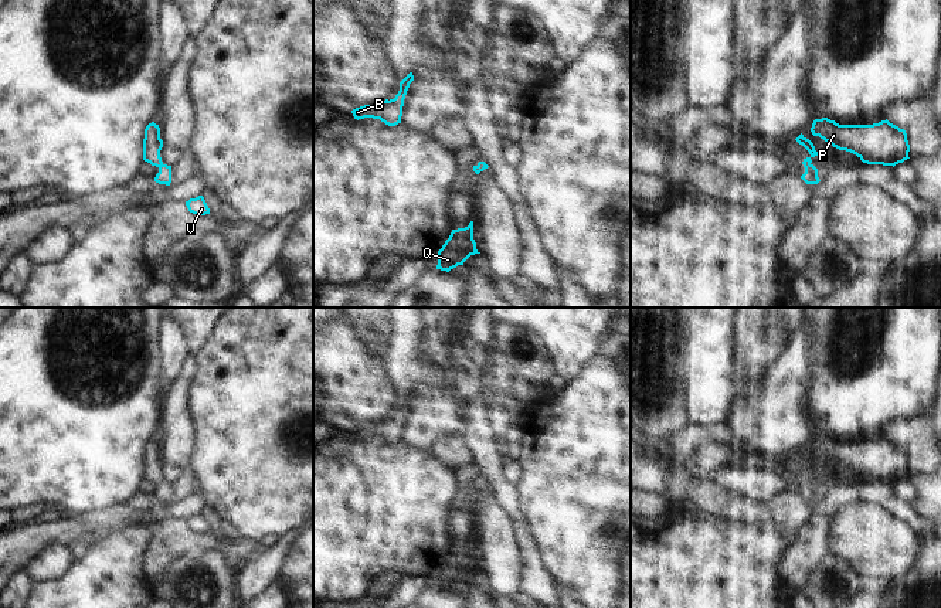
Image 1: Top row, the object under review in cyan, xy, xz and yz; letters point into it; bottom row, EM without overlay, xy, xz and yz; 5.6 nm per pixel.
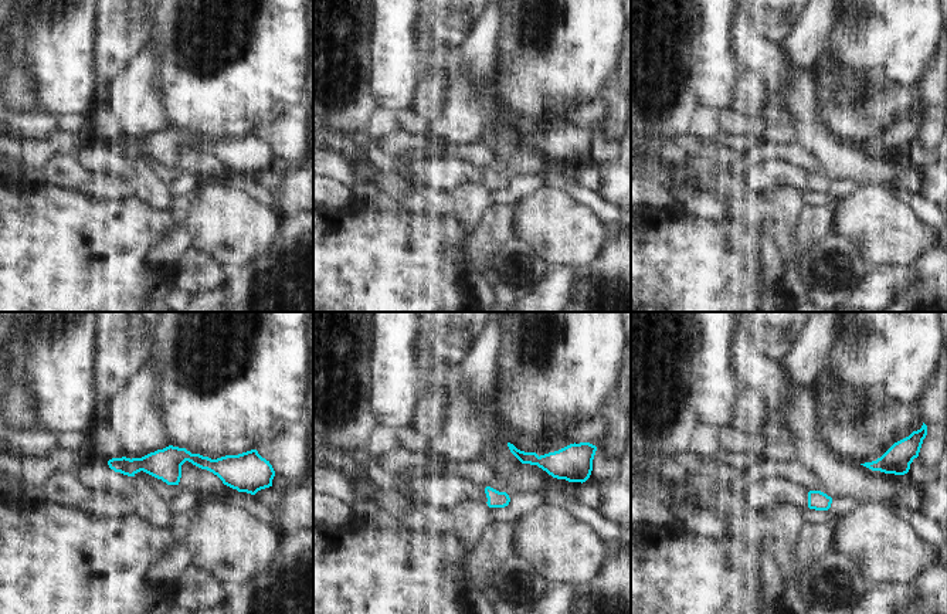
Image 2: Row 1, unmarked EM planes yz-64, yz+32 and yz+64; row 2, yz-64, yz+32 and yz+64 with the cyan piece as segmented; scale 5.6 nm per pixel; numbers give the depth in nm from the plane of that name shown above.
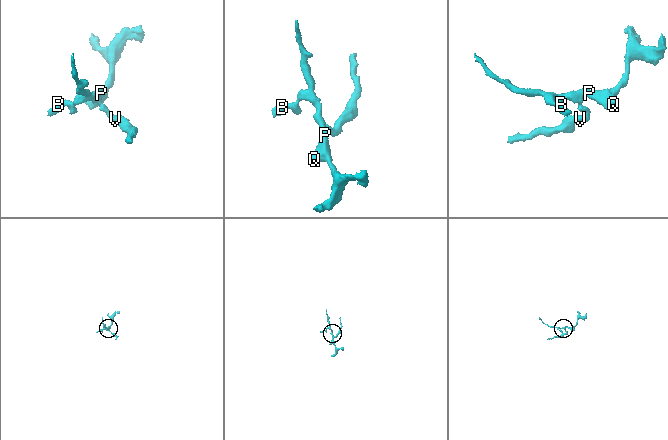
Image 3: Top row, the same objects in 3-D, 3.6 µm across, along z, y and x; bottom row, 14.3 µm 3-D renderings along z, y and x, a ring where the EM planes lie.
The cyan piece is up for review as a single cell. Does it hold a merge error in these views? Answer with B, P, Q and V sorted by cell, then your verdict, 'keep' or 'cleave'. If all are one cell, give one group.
B P Q V | keep

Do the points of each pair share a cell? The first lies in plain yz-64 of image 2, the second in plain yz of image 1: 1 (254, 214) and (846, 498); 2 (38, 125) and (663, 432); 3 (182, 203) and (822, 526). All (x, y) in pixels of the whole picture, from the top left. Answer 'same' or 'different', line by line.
1: different
2: different
3: same

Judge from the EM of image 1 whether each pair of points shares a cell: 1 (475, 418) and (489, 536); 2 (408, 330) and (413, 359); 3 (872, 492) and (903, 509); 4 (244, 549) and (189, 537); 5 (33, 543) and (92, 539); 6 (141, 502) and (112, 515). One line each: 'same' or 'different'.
1: different
2: same
3: same
4: same
5: same
6: different

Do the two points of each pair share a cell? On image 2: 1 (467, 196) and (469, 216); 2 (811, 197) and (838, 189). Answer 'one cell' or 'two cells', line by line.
1: one cell
2: one cell

